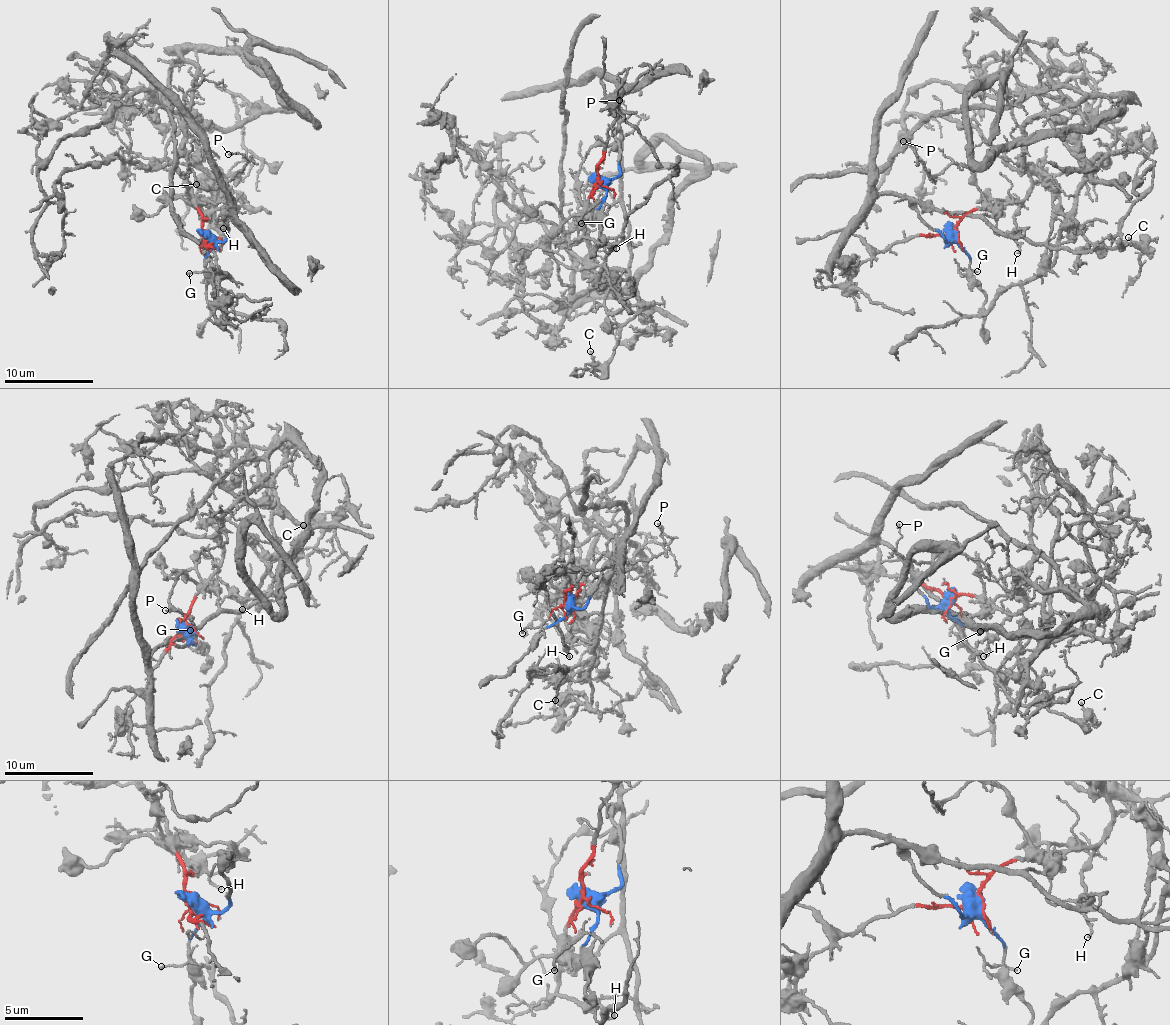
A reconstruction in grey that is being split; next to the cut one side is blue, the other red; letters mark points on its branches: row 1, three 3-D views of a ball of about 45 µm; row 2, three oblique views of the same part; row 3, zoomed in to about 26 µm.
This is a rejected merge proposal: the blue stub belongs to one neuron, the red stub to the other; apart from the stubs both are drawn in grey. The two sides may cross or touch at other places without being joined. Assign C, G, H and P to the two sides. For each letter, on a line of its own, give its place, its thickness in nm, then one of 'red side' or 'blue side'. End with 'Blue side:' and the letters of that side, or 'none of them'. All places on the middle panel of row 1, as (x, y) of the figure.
C: place (590, 351); calibre 160 nm; blue side
G: place (581, 223); calibre 140 nm; blue side
H: place (616, 248); calibre 150 nm; red side
P: place (619, 100); calibre 120 nm; red side
Blue side: C, G

